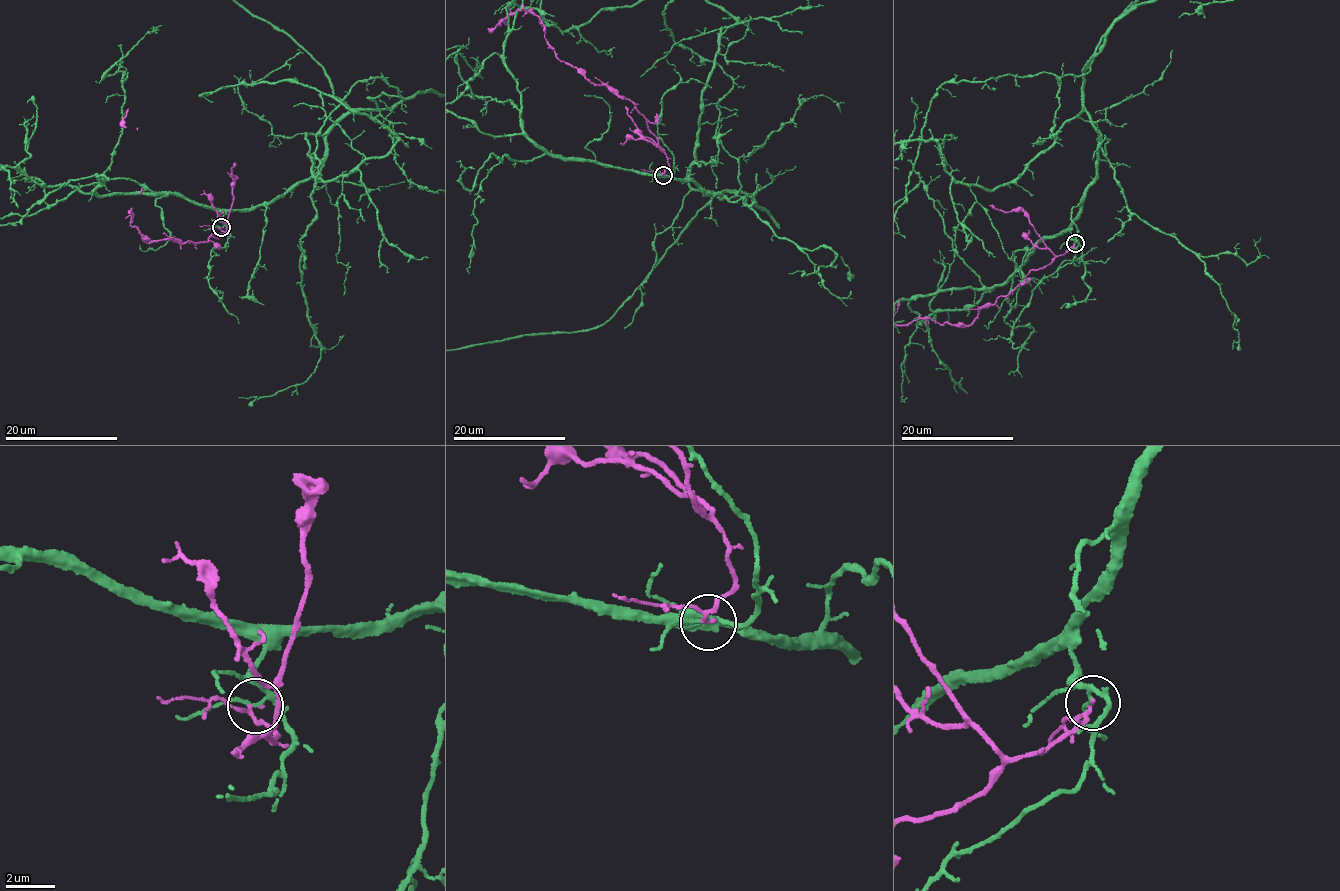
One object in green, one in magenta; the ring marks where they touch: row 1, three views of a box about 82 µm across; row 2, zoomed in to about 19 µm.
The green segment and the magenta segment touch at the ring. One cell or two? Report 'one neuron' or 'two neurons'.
two neurons

